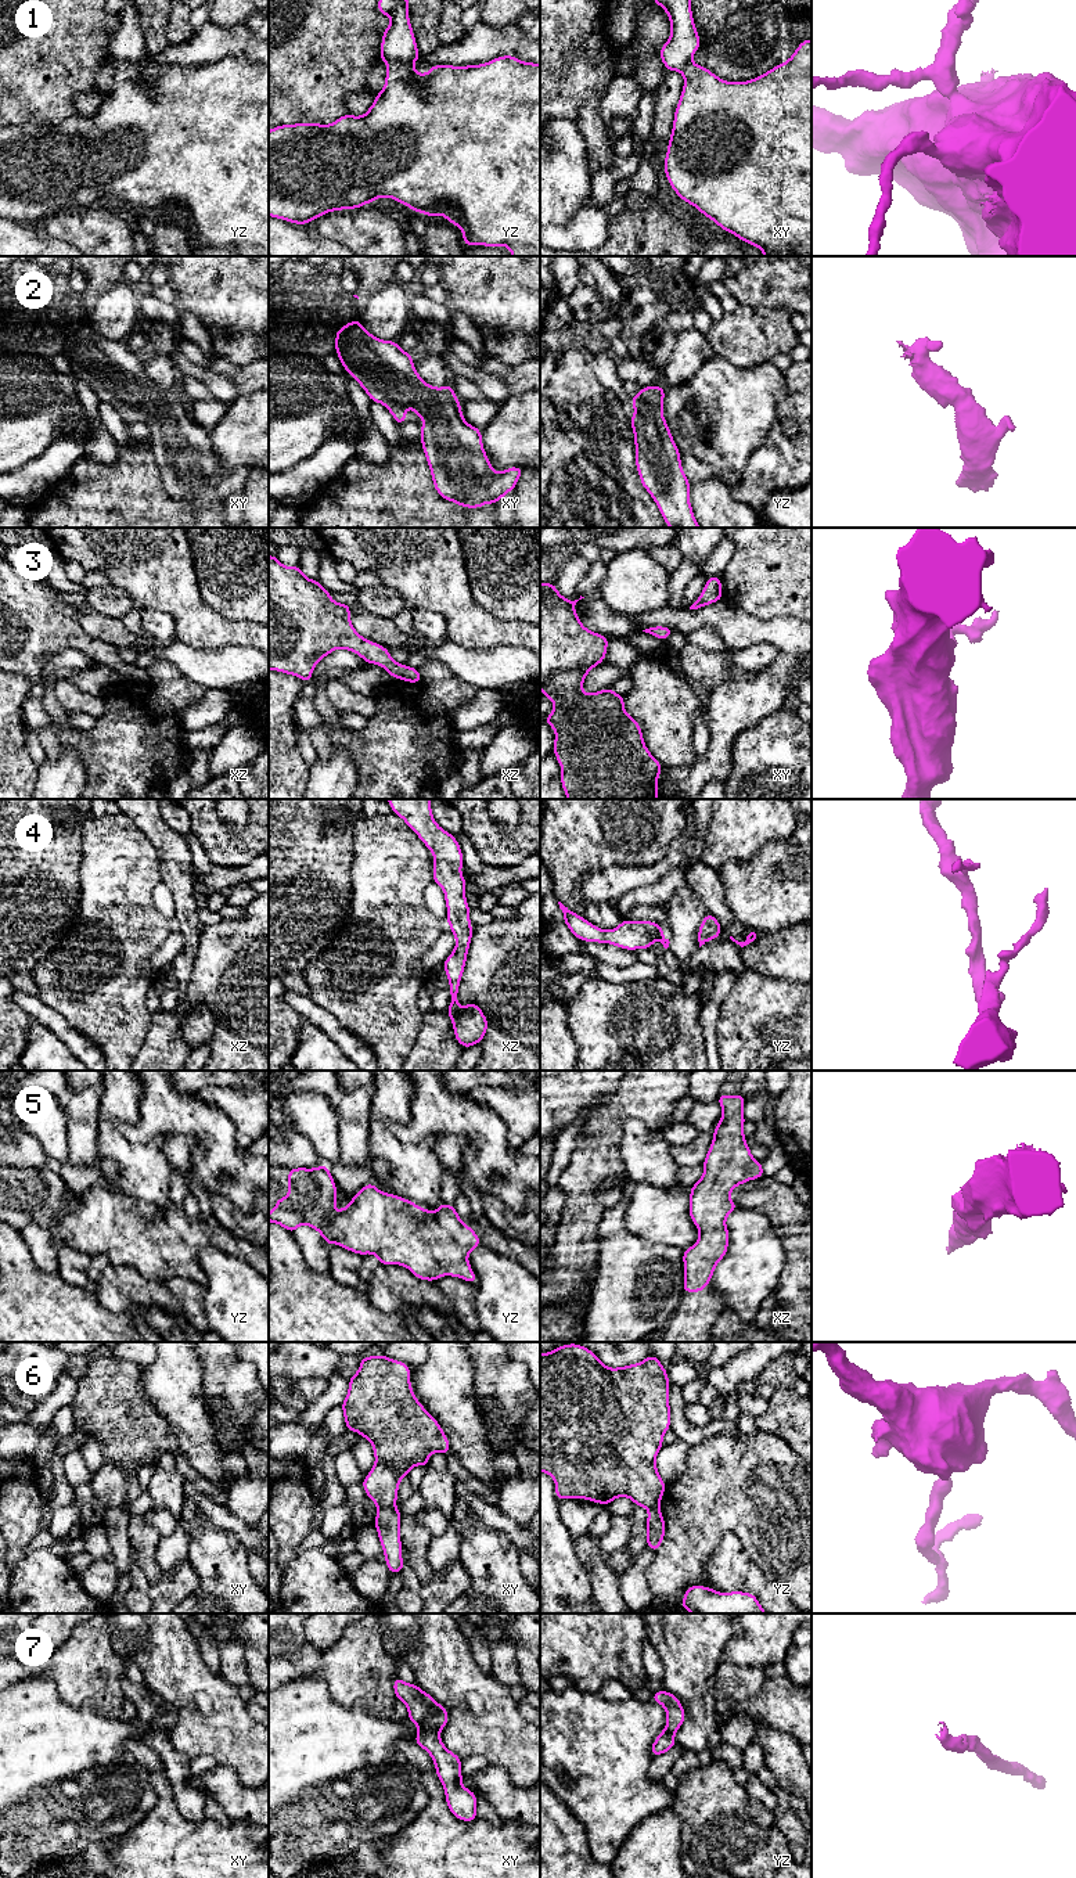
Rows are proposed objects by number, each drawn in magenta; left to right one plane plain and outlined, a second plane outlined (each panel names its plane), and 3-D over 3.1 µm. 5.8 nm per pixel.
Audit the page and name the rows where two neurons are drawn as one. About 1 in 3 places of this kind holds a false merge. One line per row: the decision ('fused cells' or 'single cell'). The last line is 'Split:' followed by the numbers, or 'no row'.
1: single cell
2: single cell
3: single cell
4: single cell
5: single cell
6: fused cells
7: single cell
Split: 6

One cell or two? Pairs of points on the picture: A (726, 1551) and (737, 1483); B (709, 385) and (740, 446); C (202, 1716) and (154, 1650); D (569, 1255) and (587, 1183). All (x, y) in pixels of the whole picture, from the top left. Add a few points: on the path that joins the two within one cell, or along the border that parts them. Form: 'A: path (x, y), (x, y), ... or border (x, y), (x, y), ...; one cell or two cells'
A: border (708, 1557), (727, 1532), (738, 1539), (749, 1557); two cells
B: path (720, 400), (734, 414), (734, 431); one cell
C: path (202, 1700), (171, 1666); one cell
D: path (576, 1237), (586, 1201); one cell

